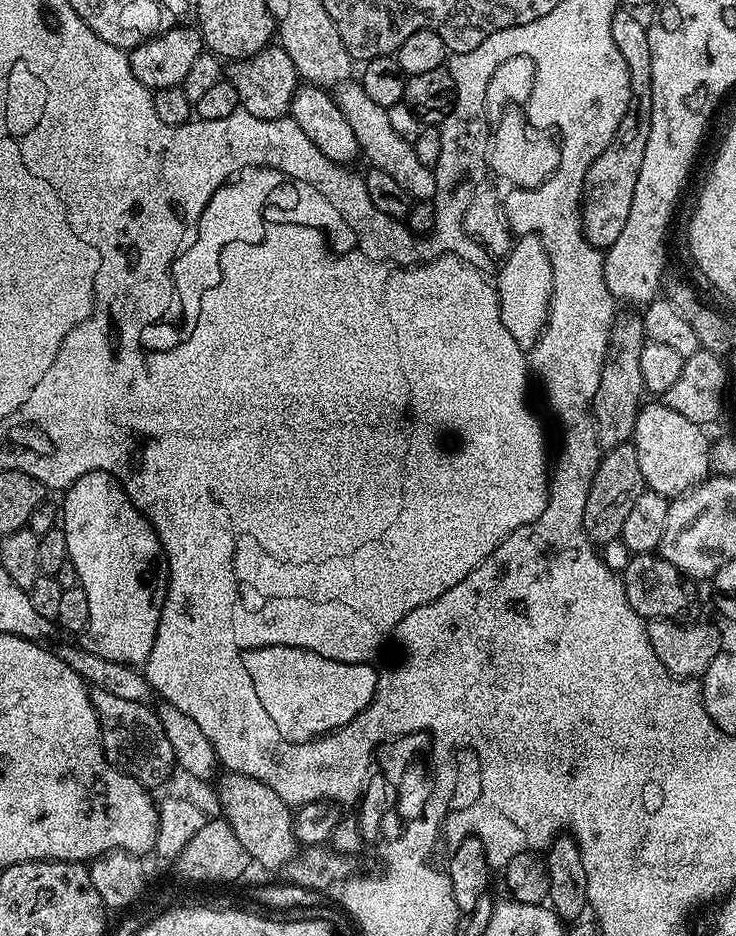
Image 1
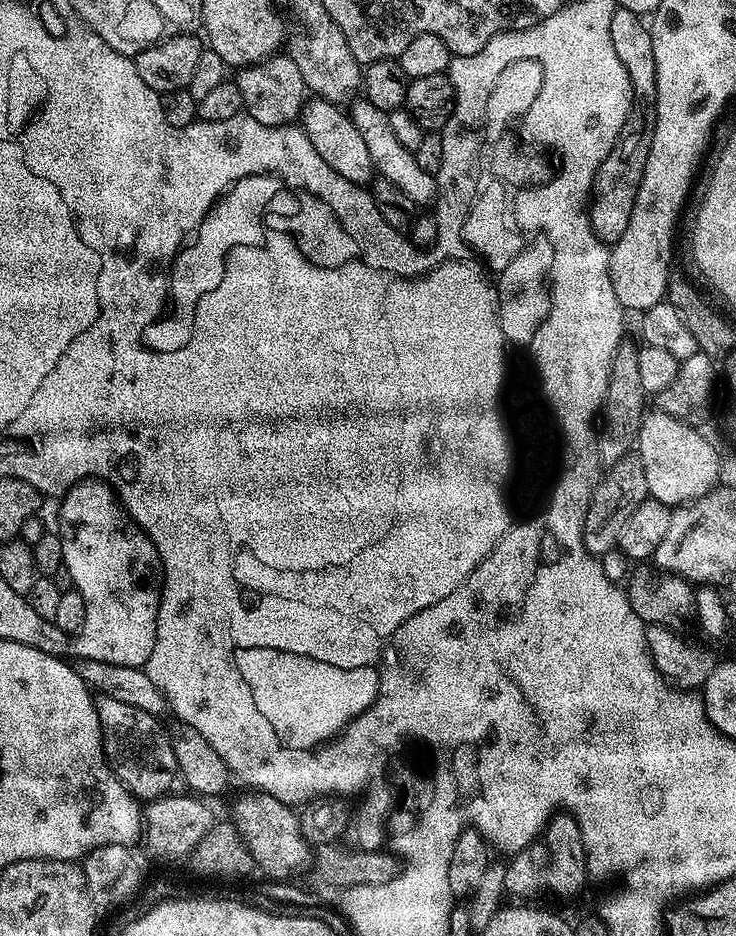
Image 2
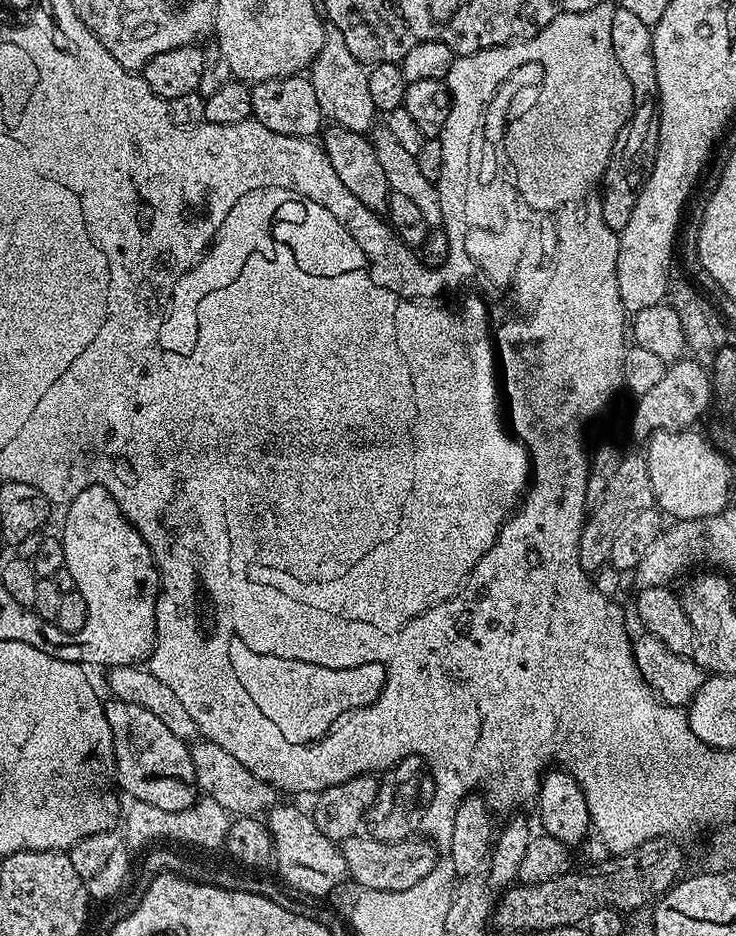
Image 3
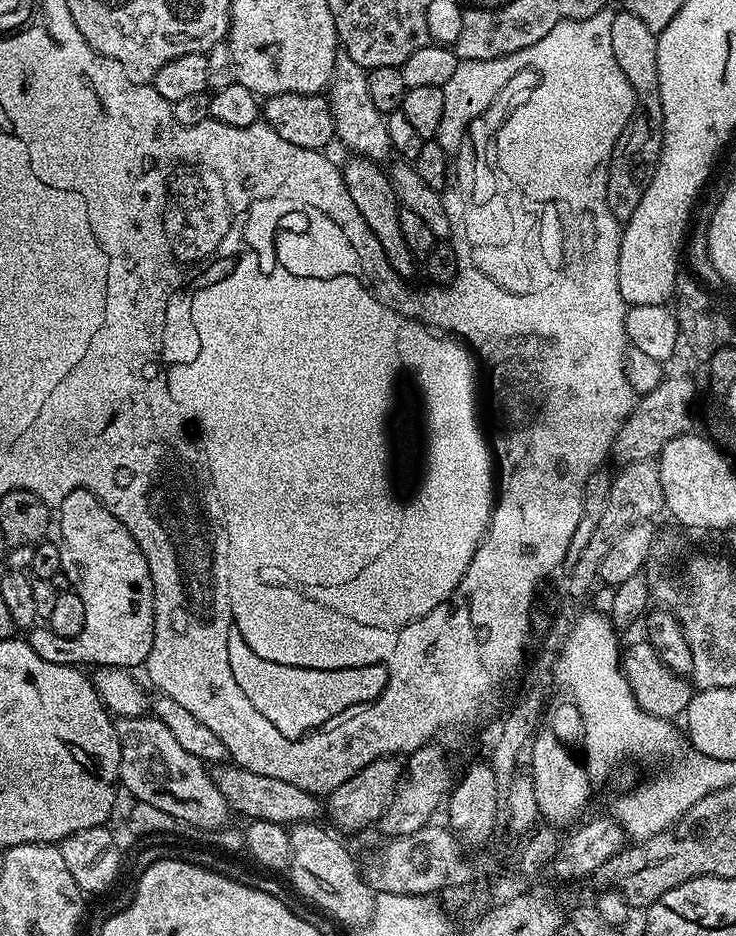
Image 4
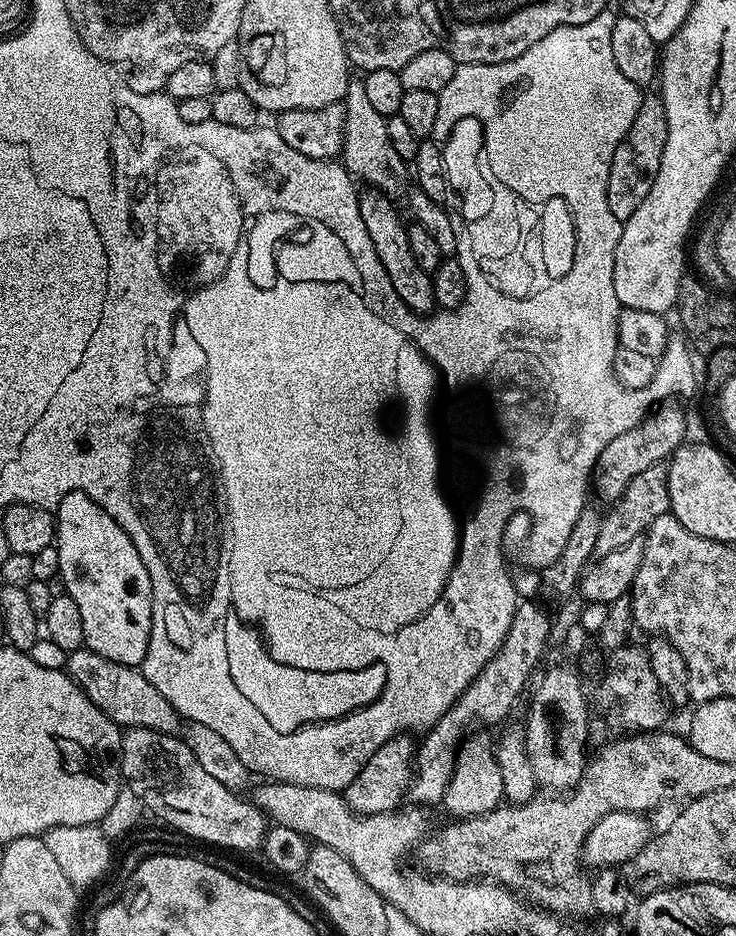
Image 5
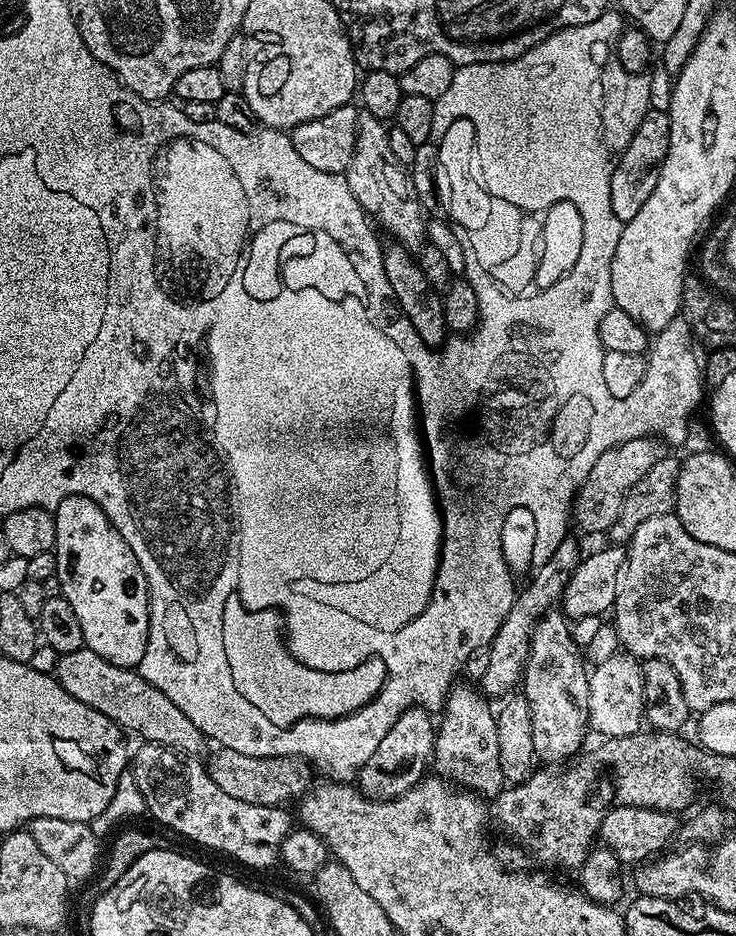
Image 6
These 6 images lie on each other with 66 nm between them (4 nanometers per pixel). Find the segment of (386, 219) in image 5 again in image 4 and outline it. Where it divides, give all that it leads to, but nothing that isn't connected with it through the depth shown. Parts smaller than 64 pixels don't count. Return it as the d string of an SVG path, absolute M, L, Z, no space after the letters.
M355 154L349 155L347 158L349 160L342 164L342 171L351 201L357 206L362 217L366 218L367 225L382 244L382 249L385 250L386 258L389 259L393 270L403 278L410 278L416 272L418 260L412 255L410 246L406 246L406 238L402 238L401 204L395 196L389 173L375 160L365 160Z

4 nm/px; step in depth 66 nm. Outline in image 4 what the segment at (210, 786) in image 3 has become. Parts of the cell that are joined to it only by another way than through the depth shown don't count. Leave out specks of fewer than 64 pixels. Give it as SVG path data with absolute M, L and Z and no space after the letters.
M225 762L219 766L213 767L210 772L212 781L218 786L218 790L222 794L222 798L226 798L229 809L233 813L241 812L242 815L248 816L249 821L265 820L266 822L274 822L285 826L295 826L305 822L312 822L317 819L320 808L322 812L322 804L320 804L315 795L306 790L298 790L298 786L290 786L290 782L282 782L282 778L266 778L266 774L254 774L245 768L239 768L234 763Z

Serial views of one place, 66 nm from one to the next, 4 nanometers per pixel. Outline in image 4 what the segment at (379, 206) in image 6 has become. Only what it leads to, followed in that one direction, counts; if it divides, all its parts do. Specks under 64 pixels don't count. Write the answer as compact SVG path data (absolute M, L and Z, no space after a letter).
M343 54L337 55L336 65L332 71L332 81L326 89L328 105L332 107L332 117L336 127L335 139L341 140L355 154L365 160L384 162L387 156L393 155L390 134L386 130L386 116L374 106L370 98L368 72L354 62L354 58Z

